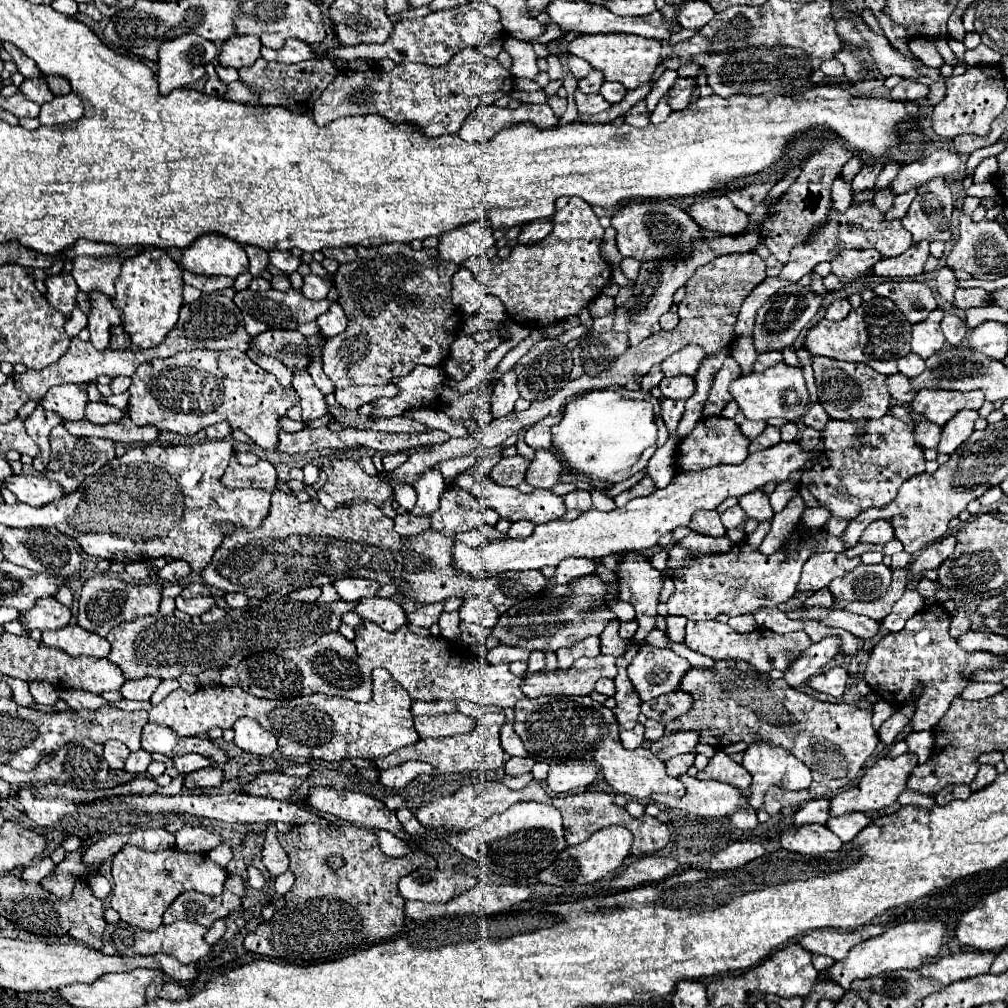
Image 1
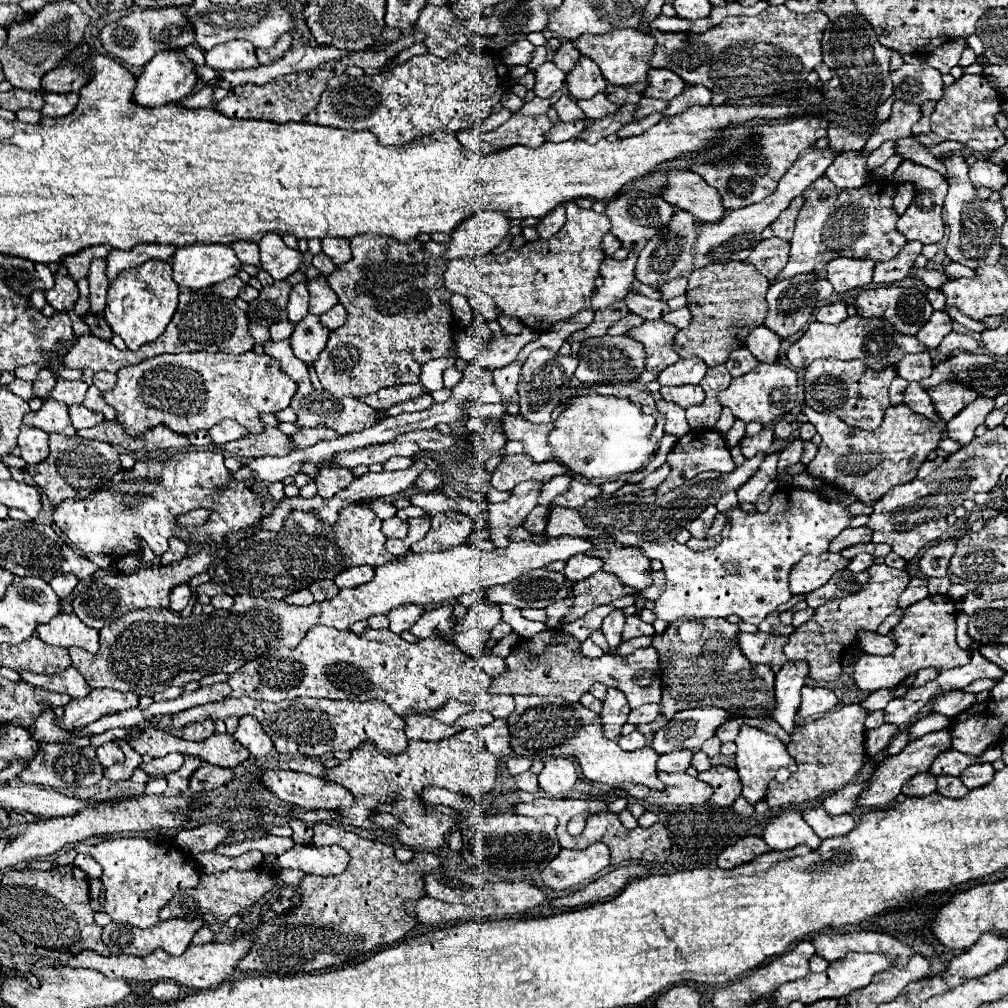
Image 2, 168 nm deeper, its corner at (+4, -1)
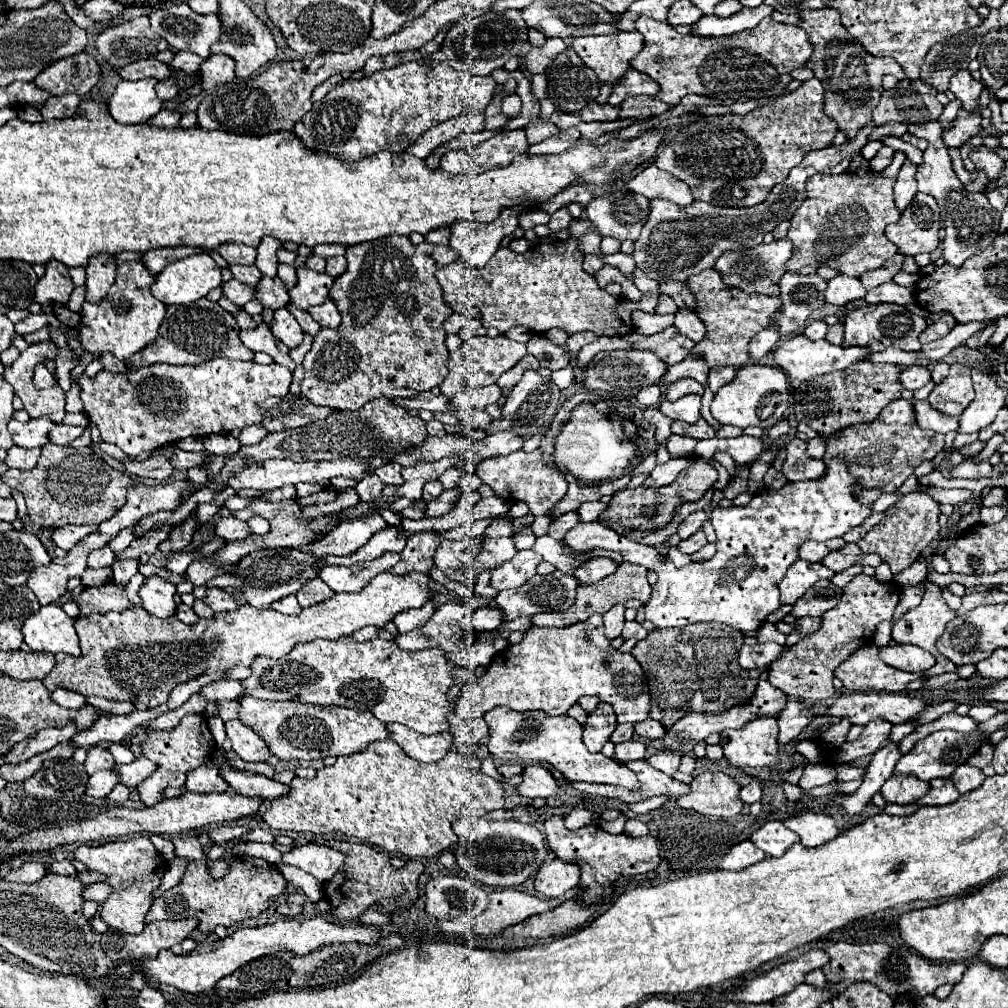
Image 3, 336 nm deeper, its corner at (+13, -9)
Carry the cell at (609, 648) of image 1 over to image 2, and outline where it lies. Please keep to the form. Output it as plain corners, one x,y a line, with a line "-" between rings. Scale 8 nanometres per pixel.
612,610
606,618
604,618
604,624
602,624
602,634
606,636
608,644
612,648
616,648
620,644
620,634
622,634
622,628
624,628
624,620
626,620
626,614
622,610

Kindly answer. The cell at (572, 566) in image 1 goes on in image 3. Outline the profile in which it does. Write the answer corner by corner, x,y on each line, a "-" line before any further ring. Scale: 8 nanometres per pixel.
593,558
593,560
577,566
571,574
581,584
593,584
593,582
597,582
597,580
613,574
615,568
617,568
617,564
611,558

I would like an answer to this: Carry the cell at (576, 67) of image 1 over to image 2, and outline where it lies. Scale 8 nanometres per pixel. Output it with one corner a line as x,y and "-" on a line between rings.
562,42
560,48
554,52
554,64
562,70
562,72
568,72
576,62
578,62
578,56
580,52
576,50
576,46
572,42

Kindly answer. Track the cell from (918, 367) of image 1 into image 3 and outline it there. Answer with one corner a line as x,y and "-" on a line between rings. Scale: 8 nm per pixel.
909,366
909,368
901,370
901,374
899,374
899,382
907,390
917,390
917,388
925,386
929,380
931,380
931,374
925,366

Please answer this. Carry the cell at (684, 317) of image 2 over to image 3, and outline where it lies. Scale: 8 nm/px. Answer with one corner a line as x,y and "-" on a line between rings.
681,308
677,314
675,314
675,324
673,324
683,336
699,342
703,336
705,336
705,326
703,322
697,318
695,312
689,312
687,308

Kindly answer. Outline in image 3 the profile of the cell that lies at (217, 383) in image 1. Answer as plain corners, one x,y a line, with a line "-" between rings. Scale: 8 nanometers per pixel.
215,358
197,366
153,364
127,374
109,374
101,370
93,380
85,374
79,378
85,414
99,426
103,442
119,446
127,456
137,456
189,436
203,438
209,434
227,434
235,428
257,424
261,422
261,404
271,396
287,396
289,384
291,372
281,364
261,366
257,362
237,362
227,358

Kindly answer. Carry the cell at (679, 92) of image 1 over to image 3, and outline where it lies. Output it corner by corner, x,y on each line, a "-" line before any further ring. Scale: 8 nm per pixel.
631,68
625,74
625,78
619,84
615,84
613,94
609,96
609,104
619,106
621,102
625,102
631,96
641,96
641,94
657,96
657,92
659,92
657,82
651,76
645,76
643,72
637,72
637,70

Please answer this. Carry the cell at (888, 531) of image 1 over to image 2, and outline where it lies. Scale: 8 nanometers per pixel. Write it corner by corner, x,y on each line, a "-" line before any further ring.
862,526
862,528
846,528
844,532
840,532
838,538
834,538
830,542
830,552
840,552
848,546
854,546
854,544
860,544
860,542
870,542
872,536
870,536
870,528
868,526

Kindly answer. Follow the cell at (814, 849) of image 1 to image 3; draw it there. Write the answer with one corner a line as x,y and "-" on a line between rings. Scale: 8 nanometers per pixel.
781,820
763,824
757,832
751,834
751,842
761,848
767,856
783,856
791,844
799,842
795,832
789,832

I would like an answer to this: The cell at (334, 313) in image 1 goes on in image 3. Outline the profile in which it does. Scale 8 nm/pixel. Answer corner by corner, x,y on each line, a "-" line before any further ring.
329,298
321,306
311,306
309,314
313,316
313,320
321,328
339,328
339,324
341,324
341,318
339,318
339,312
335,308
335,302
329,300

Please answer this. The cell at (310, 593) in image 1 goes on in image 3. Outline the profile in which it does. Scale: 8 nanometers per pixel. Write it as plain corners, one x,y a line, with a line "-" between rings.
293,594
277,600
271,608
277,610
277,612
283,612
283,614
299,614
301,612
301,606
299,606
299,602
297,602
297,598

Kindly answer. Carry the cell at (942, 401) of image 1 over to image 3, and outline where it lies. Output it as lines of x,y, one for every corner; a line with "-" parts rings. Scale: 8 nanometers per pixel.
953,364
949,376
941,384
935,384
927,400
941,414
961,416
973,396
975,394
971,386
971,370
963,364

